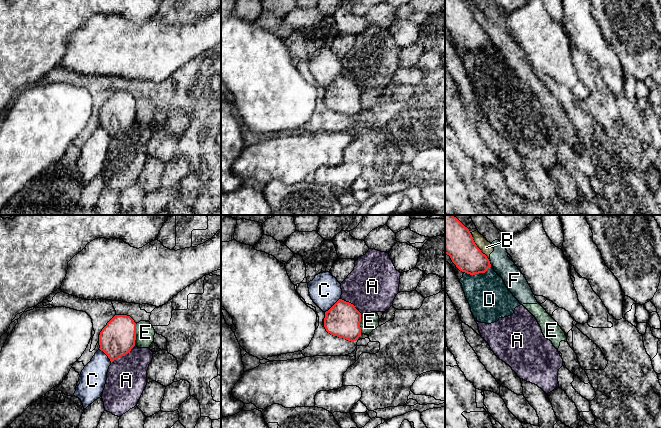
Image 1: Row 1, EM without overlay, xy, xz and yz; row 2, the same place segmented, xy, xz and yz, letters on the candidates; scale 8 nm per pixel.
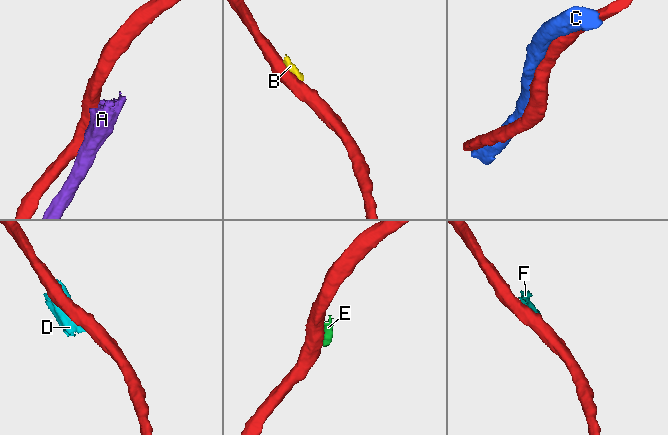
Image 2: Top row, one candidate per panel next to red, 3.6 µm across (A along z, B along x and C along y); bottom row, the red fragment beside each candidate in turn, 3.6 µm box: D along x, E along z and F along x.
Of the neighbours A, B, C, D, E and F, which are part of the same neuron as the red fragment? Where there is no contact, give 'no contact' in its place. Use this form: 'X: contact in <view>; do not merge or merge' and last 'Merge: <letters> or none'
A: contact in xy; do not merge
B: contact in yz; do not merge
C: contact in xz; do not merge
D: contact in yz; do not merge
E: contact in xy; do not merge
F: contact in yz; do not merge
Merge: none

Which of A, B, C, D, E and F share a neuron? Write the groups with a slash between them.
A D / B E F / C

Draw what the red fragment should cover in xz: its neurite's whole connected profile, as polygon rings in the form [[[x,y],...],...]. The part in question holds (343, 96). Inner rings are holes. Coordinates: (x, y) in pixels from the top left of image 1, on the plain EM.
[[[339,75],[325,88],[324,103],[328,109],[354,118],[361,111],[361,89],[349,78]]]

